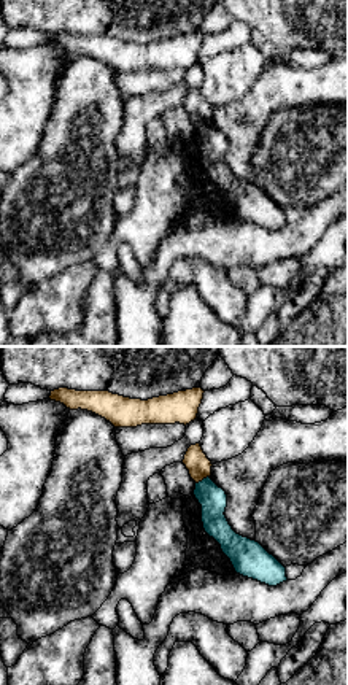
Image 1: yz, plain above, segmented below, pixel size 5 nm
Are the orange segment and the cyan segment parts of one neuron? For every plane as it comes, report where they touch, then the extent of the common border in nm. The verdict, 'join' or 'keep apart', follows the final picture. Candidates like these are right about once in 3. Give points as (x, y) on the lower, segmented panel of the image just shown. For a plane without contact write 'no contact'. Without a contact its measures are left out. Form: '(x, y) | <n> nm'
(202, 479) | 80 nm

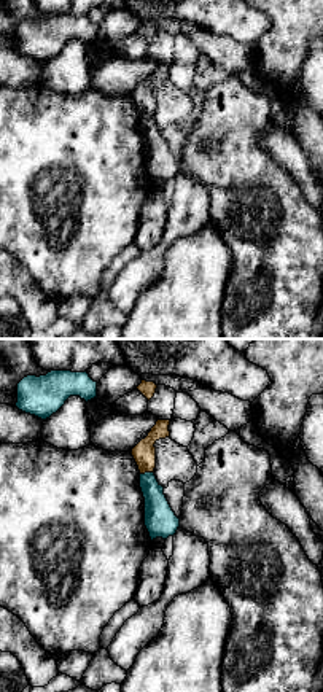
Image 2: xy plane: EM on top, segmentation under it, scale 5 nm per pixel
(147, 471) | 70 nm

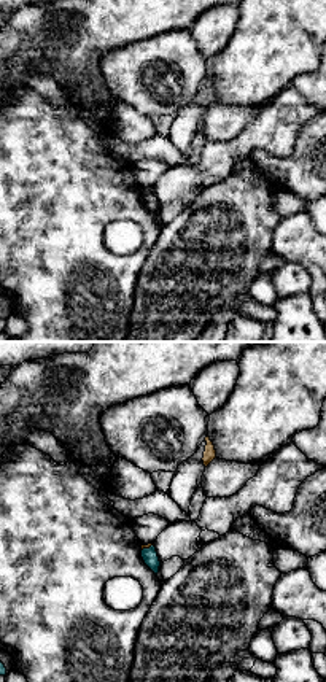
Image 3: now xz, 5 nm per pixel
(147, 547) | 70 nm

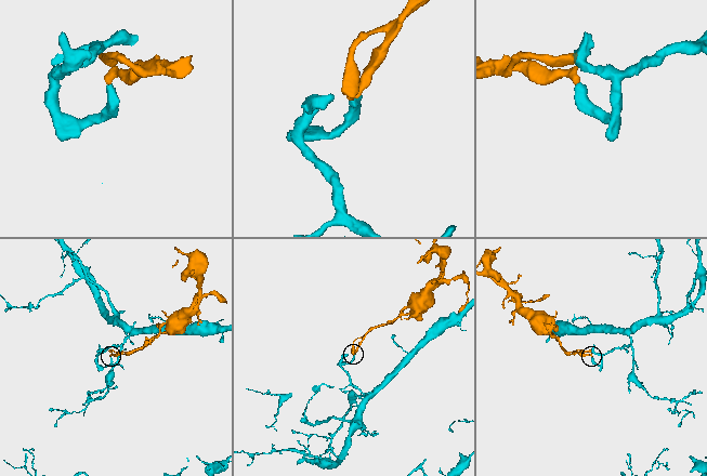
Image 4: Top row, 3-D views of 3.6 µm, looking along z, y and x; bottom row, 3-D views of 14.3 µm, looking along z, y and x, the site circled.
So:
keep apart

